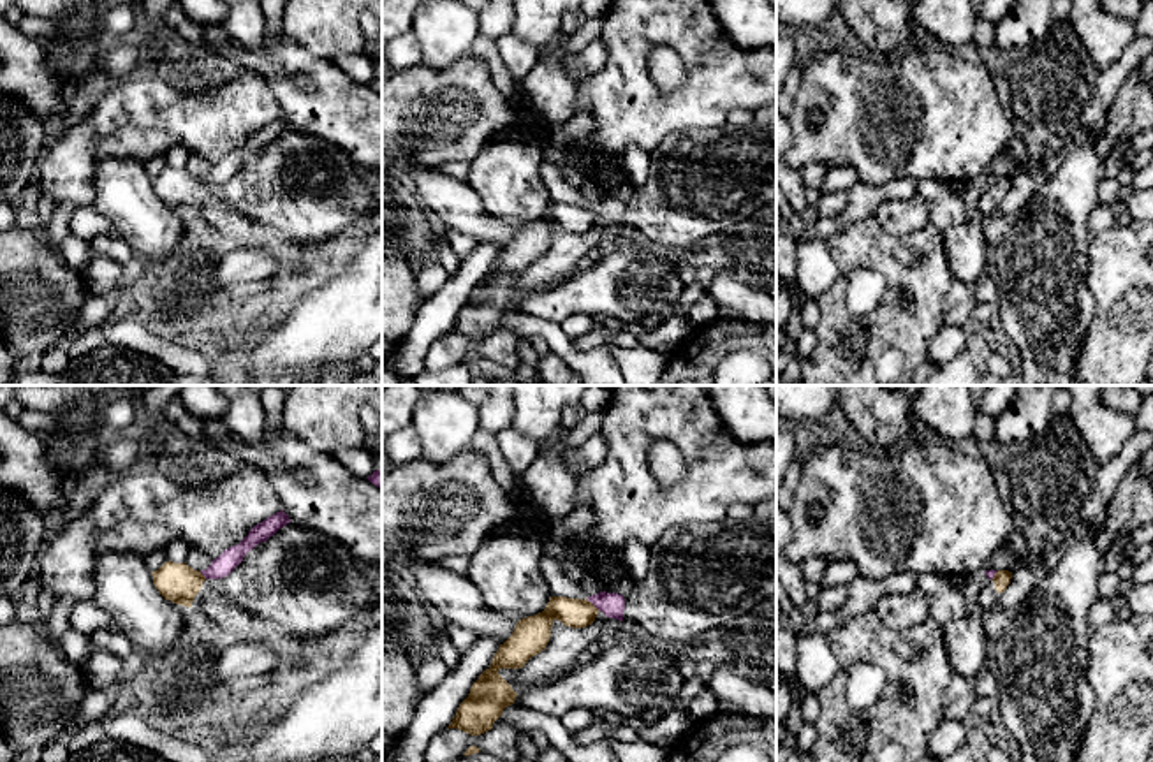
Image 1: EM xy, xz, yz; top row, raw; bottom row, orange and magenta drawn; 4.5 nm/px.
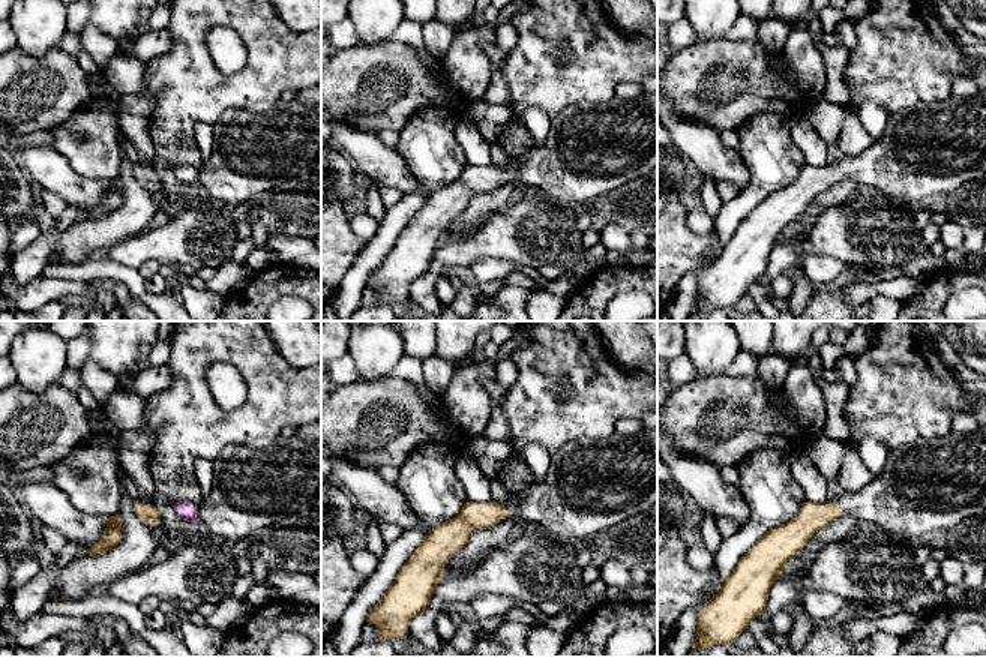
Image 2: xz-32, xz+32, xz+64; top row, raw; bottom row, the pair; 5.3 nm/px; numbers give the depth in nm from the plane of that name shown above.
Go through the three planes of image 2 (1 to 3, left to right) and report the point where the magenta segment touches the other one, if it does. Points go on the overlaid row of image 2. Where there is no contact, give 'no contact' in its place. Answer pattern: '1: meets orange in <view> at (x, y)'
1: no contact
2: no contact
3: no contact

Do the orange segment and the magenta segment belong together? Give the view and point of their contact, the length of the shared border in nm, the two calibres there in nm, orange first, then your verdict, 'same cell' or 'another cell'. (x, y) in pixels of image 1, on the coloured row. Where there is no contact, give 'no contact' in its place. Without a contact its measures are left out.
xz (592, 604) | 80 nm | 130/110 nm | another cell

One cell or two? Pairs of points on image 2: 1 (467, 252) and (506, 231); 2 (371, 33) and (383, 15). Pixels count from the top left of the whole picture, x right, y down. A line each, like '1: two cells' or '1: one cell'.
1: one cell
2: one cell

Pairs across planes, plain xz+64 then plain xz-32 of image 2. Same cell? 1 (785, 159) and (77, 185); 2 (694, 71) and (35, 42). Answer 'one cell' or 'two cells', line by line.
1: two cells
2: two cells

